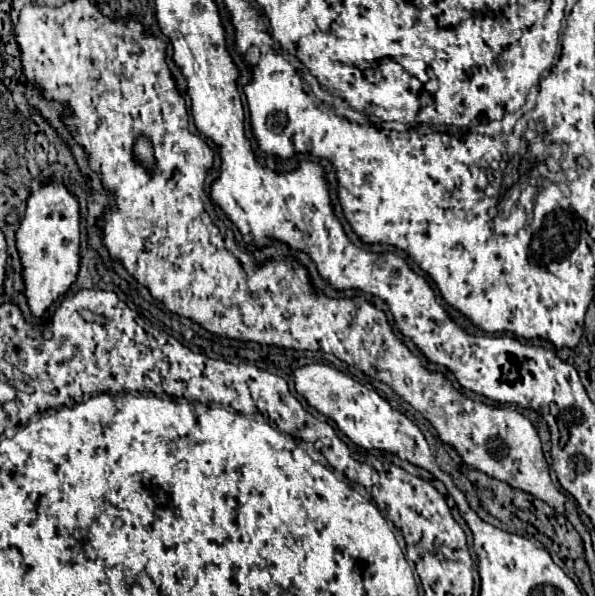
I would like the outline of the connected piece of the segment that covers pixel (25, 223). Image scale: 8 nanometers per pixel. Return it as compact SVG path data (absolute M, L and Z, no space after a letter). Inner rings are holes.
M44 180L42 186L28 196L26 214L16 232L16 246L24 266L22 276L30 310L34 316L42 316L46 308L74 284L80 268L80 206L78 198L60 180Z

